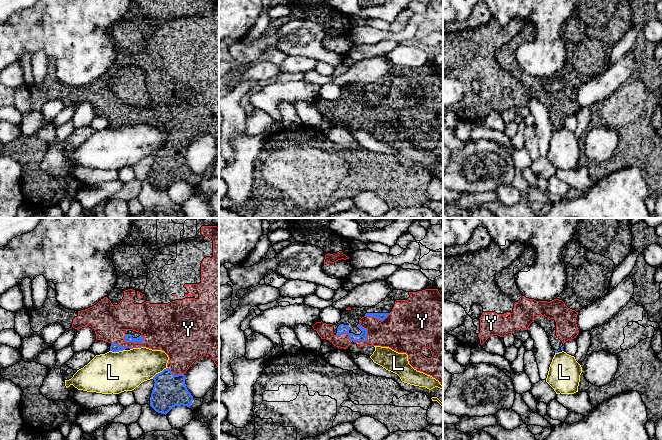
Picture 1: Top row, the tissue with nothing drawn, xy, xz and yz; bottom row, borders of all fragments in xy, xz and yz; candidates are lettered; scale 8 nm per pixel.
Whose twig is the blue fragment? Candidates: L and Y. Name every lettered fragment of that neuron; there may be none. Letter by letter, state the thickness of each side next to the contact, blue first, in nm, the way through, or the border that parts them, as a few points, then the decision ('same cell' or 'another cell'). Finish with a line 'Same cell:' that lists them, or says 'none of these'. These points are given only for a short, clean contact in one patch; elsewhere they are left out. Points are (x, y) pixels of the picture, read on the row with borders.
L: calibres 260 and 300 nm; another cell
Y: calibres 70 and 300 nm; same cell
Same cell: Y

